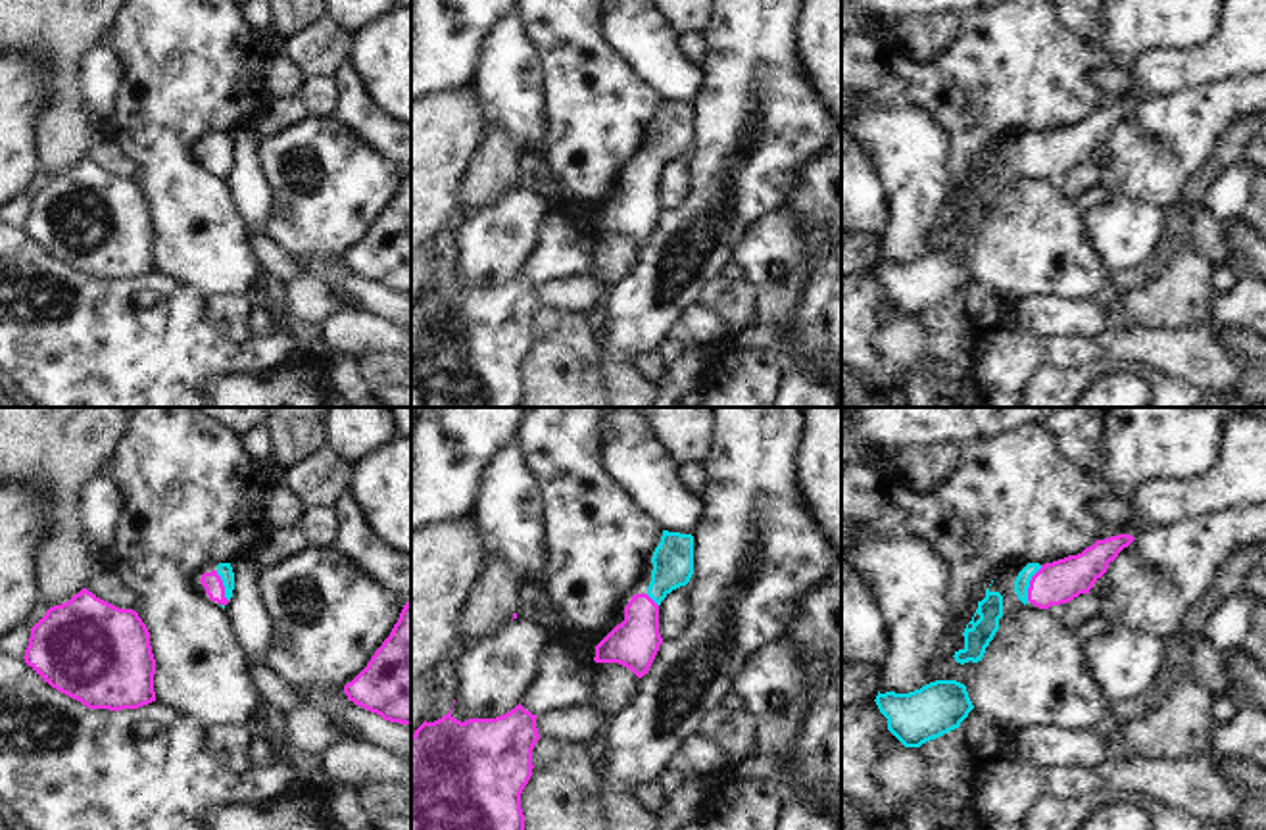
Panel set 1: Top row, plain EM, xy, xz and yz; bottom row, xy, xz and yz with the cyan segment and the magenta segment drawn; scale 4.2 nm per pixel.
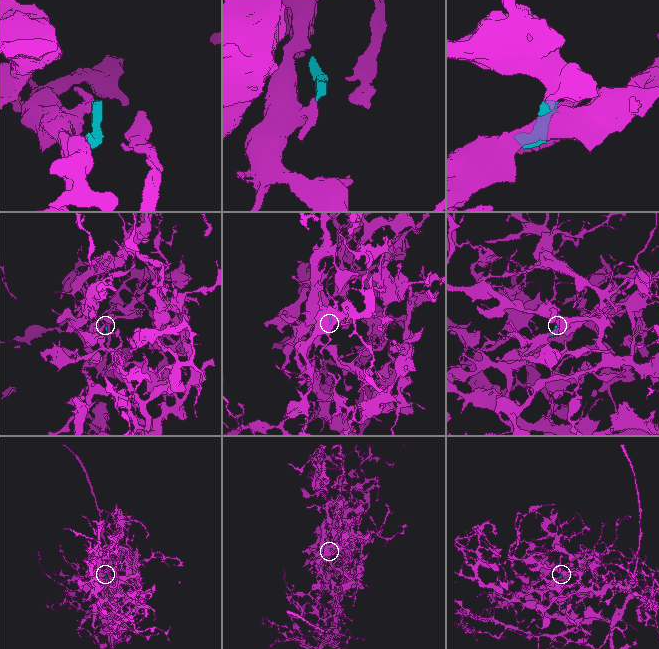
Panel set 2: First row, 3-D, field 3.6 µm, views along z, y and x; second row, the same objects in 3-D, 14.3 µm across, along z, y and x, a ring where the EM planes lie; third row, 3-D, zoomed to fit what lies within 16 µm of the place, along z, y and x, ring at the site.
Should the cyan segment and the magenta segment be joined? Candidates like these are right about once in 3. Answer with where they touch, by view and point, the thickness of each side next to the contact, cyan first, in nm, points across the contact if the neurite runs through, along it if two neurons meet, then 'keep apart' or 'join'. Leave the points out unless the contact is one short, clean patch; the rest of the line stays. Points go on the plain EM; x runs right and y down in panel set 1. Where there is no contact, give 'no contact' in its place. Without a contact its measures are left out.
meets cyan in yz at (1028, 152); 60 nm thick on the cyan side, 180 nm on the other; runs through yz (1022, 150), (1028, 152), (1061, 150); join

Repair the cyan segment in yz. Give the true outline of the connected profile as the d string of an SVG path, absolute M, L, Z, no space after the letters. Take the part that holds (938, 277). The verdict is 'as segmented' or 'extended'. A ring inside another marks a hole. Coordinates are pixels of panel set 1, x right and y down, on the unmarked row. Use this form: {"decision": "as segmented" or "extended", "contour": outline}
{"decision": "as segmented", "contour": "M936 250L909 263L878 261L874 271L905 317L920 317L959 298L974 279L966 256L957 250Z"}

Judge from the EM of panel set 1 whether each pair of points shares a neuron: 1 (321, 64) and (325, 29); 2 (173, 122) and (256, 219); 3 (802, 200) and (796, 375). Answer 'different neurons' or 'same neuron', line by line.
1: same neuron
2: different neurons
3: same neuron

